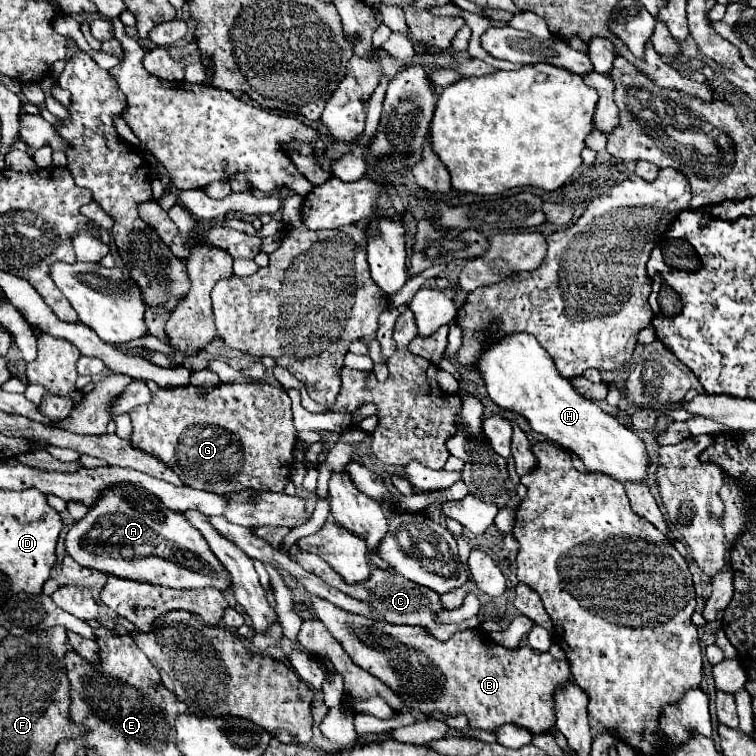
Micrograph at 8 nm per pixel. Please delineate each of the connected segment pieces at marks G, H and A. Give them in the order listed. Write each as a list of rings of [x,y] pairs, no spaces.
[[[242,383],[242,385],[218,385],[218,387],[176,387],[158,389],[152,403],[140,405],[130,411],[132,417],[132,441],[138,449],[154,455],[166,463],[184,485],[202,491],[230,493],[242,489],[260,489],[282,493],[294,465],[294,441],[296,427],[292,425],[290,399],[284,389],[268,383]]]
[[[494,329],[480,331],[480,333],[488,337],[488,345],[484,347],[484,353],[478,357],[474,369],[484,379],[488,397],[494,401],[494,405],[498,405],[504,411],[512,411],[512,413],[522,415],[528,421],[528,425],[532,427],[534,433],[540,433],[550,443],[558,443],[560,447],[570,449],[572,453],[576,453],[586,463],[586,467],[590,471],[606,473],[606,475],[614,477],[620,483],[624,483],[628,479],[630,481],[644,481],[646,469],[648,469],[648,453],[646,453],[646,447],[644,447],[642,439],[636,433],[632,433],[630,429],[626,429],[624,425],[620,425],[616,417],[604,413],[594,401],[590,401],[584,395],[580,395],[574,389],[570,379],[558,375],[558,371],[554,367],[554,361],[540,347],[540,343],[536,341],[534,335],[530,335],[530,333],[514,333],[514,335],[498,337],[494,333]]]
[[[118,483],[102,491],[98,503],[68,531],[66,551],[84,567],[122,579],[174,589],[214,587],[226,591],[230,587],[230,573],[210,551],[200,531],[194,529],[182,513],[162,509],[156,495],[130,483]]]

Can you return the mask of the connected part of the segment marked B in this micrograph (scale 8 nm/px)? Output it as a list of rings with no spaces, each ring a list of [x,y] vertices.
[[[310,597],[310,603],[326,629],[340,641],[342,647],[346,647],[346,653],[352,657],[352,661],[378,677],[382,683],[386,683],[392,691],[396,691],[406,709],[424,715],[432,711],[442,711],[450,717],[462,713],[468,717],[470,727],[484,731],[492,731],[506,723],[524,727],[530,733],[546,733],[554,727],[554,691],[558,691],[558,687],[566,687],[566,683],[572,681],[570,663],[566,663],[566,659],[558,661],[548,651],[538,653],[532,647],[502,647],[478,629],[460,631],[454,633],[448,641],[438,641],[422,627],[374,621],[356,613],[348,613],[320,597]]]

